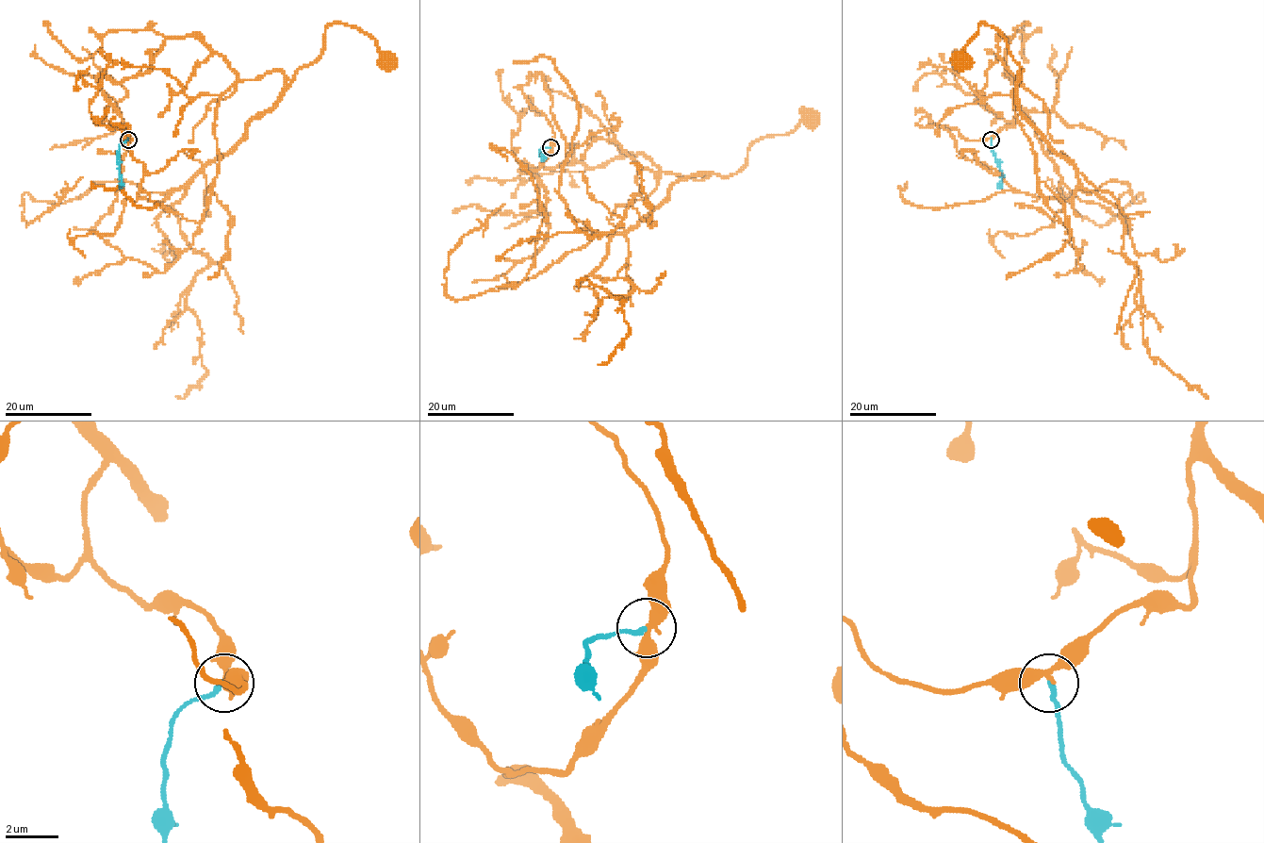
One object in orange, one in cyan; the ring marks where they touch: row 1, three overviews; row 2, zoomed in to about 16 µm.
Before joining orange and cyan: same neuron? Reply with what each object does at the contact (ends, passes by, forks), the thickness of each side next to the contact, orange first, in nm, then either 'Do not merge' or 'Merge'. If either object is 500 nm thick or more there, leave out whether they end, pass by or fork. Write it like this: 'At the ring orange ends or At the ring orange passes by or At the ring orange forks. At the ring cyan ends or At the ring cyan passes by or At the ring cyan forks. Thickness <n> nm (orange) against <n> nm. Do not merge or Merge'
At the ring orange passes by. At the ring cyan ends. Thickness 300 nm (orange) against 180 nm. Merge

